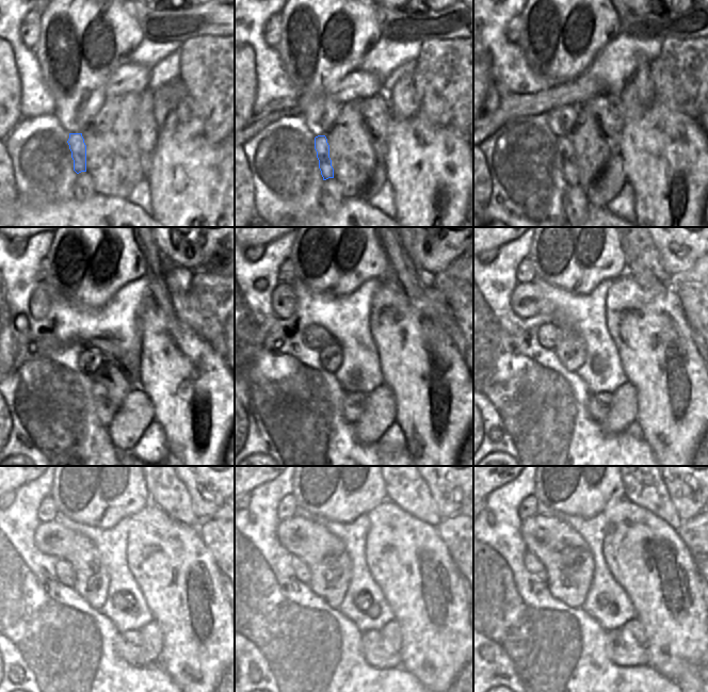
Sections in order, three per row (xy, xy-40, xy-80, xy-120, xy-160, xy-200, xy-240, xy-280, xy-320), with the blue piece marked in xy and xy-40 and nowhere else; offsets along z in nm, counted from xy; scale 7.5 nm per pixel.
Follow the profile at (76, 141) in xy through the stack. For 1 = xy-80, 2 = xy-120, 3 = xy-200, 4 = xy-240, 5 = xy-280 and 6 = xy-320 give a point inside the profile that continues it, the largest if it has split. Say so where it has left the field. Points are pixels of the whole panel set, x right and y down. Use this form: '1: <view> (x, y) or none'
1: xy-80 (569, 169)
2: xy-120 (105, 409)
3: xy-200 (599, 404)
4: xy-240 (128, 645)
5: xy-280 (374, 653)
6: xy-320 (621, 650)

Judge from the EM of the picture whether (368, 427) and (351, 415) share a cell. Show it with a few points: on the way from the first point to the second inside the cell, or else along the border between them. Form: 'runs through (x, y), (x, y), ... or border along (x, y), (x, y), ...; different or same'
border along (367, 396), (366, 408), (354, 422); different

